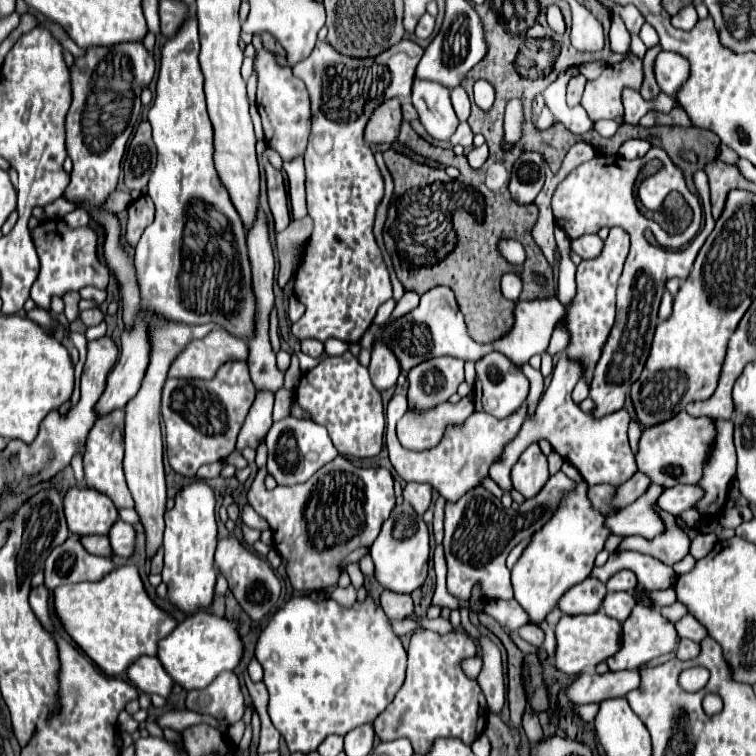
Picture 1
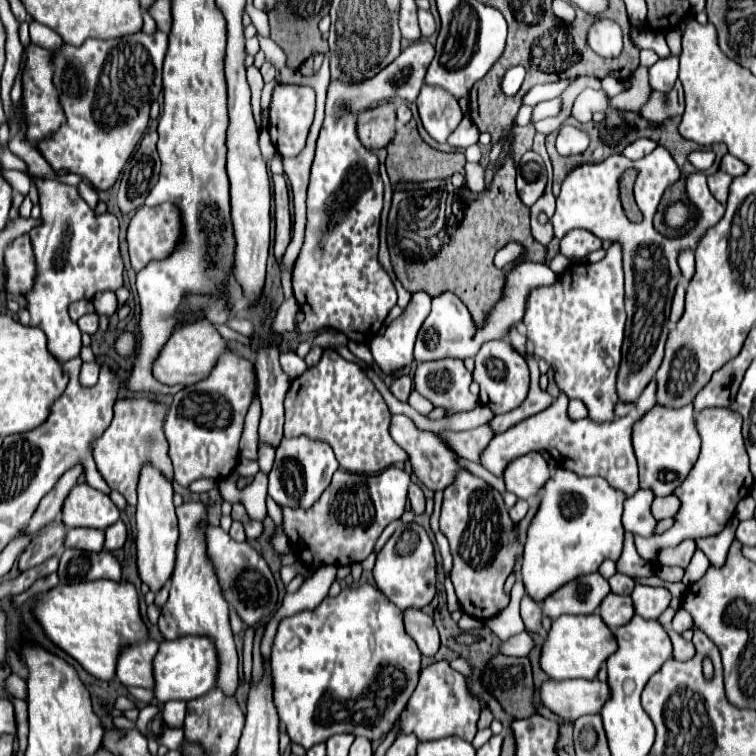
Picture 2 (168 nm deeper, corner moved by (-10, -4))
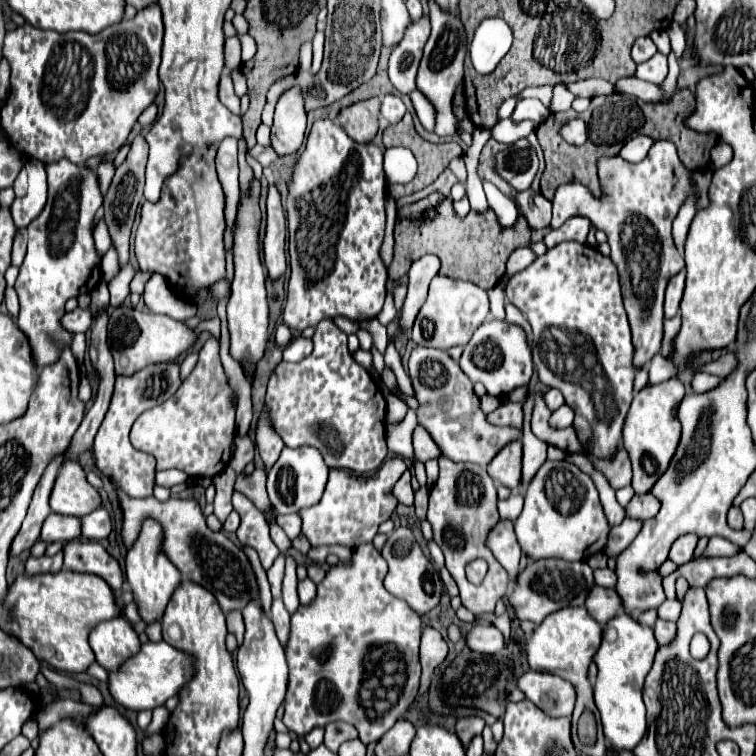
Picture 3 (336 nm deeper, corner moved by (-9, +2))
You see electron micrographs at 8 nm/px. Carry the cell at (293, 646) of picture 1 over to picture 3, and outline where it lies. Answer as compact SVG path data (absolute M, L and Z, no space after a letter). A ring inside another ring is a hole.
M359 545L347 565L335 565L327 571L325 579L317 585L317 597L311 605L299 607L291 615L291 631L285 647L289 663L289 687L285 695L283 723L299 737L315 727L325 727L333 721L355 725L359 739L367 745L381 739L397 719L407 711L419 689L419 639L421 617L409 605L383 587L387 563L381 553L371 545Z

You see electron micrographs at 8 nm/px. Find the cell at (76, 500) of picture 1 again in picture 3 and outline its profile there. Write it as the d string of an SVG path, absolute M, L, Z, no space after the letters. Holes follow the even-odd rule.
M67 461L57 475L51 493L51 509L59 515L85 517L101 505L103 499L97 489L87 483L83 467L77 461Z

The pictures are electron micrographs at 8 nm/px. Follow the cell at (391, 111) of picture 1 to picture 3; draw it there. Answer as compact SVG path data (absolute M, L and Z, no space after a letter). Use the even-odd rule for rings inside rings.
M371 97L367 101L359 101L351 107L341 109L337 121L357 143L371 143L379 131L379 113L381 97Z

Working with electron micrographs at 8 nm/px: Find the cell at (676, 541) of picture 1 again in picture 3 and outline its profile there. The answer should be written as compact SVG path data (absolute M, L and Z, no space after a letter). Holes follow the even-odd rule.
M693 533L679 537L679 539L673 543L671 551L669 551L669 559L671 559L675 565L683 565L683 563L691 561L691 559L693 559L695 545L697 545L697 539L699 539L699 537Z

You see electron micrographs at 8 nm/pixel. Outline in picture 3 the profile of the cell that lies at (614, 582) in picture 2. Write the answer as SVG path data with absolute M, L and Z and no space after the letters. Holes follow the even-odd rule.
M605 567L605 569L597 569L595 571L595 583L601 587L615 587L617 585L617 575L613 569Z

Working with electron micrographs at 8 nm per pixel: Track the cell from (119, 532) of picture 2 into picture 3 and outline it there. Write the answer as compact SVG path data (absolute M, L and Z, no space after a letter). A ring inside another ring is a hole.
M97 509L95 513L89 513L87 517L81 519L83 521L83 537L93 539L93 541L103 541L109 537L113 523L111 523L111 515L107 509Z

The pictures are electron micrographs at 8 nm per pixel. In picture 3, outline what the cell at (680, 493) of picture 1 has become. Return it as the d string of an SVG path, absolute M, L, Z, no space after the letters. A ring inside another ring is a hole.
M645 493L645 495L635 495L631 499L631 505L627 505L625 513L627 513L627 517L647 521L647 519L655 517L659 513L659 509L661 509L661 501L653 493Z

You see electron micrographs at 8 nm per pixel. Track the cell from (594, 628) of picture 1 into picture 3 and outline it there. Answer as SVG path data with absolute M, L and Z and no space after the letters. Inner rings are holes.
M579 607L559 609L551 613L525 643L527 661L533 671L555 673L571 681L577 687L579 703L593 703L593 687L587 679L587 671L589 665L593 663L593 655L601 645L601 635L603 635L601 625L587 613L587 609L579 609Z

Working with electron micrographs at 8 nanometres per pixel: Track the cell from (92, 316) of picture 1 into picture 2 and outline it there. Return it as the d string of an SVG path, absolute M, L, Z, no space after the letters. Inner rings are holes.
M90 313L90 315L84 315L78 319L78 327L82 333L88 333L88 335L94 335L96 329L98 329L98 315L96 313Z

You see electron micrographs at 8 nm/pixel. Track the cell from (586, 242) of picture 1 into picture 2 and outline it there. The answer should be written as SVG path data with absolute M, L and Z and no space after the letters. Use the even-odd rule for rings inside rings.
M572 229L568 231L568 235L564 235L564 239L560 239L560 253L564 257L572 259L586 259L588 253L596 251L602 247L602 241L588 233L586 229Z

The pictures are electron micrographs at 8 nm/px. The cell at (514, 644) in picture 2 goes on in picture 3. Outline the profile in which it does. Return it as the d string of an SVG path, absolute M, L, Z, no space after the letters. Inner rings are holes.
M477 623L467 635L467 645L473 649L473 651L481 651L481 653L499 653L503 651L505 647L505 639L503 639L503 633L493 627L493 625L483 625L483 623Z

